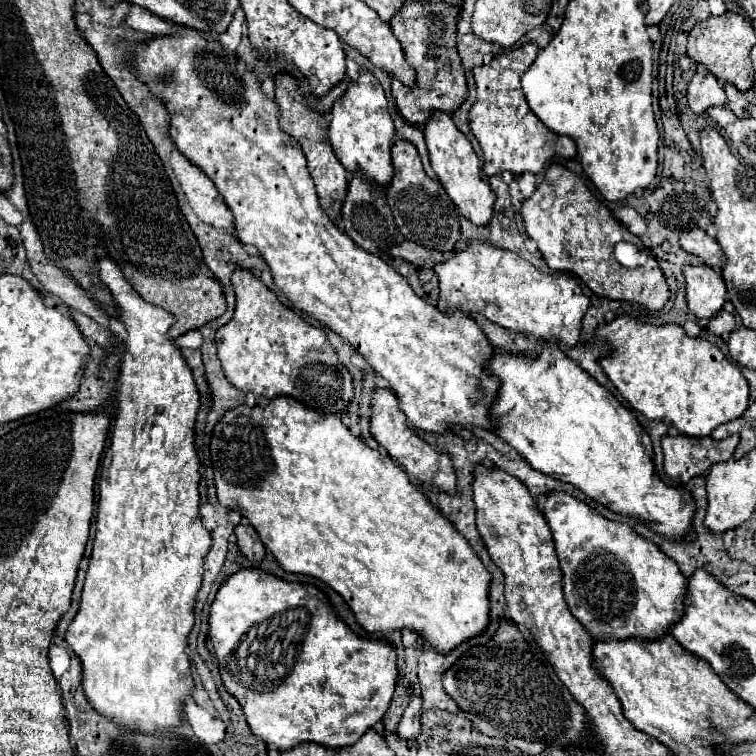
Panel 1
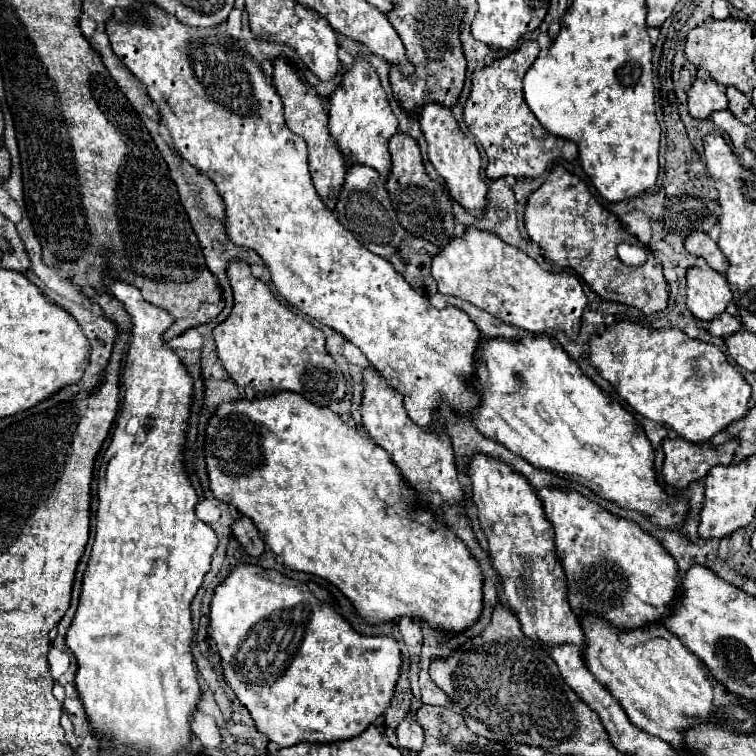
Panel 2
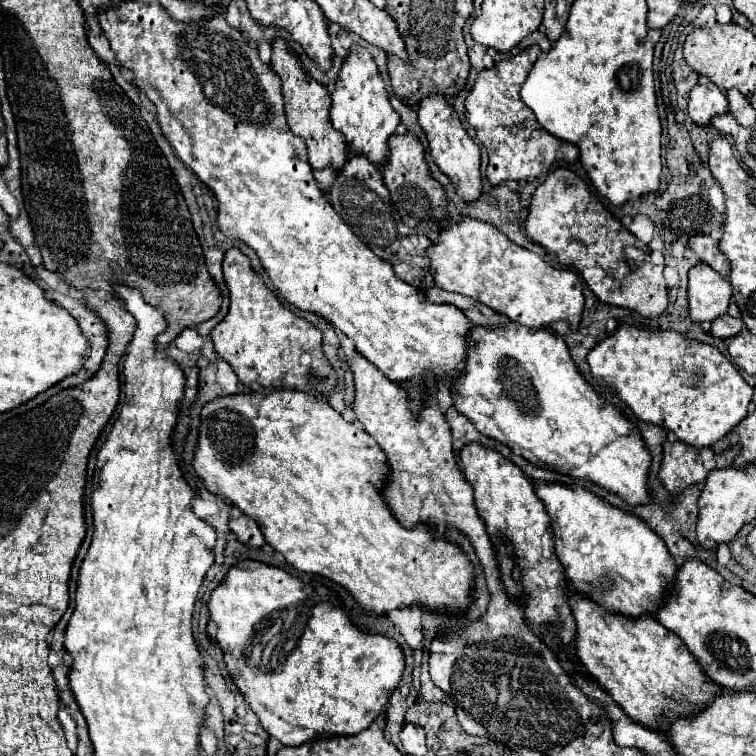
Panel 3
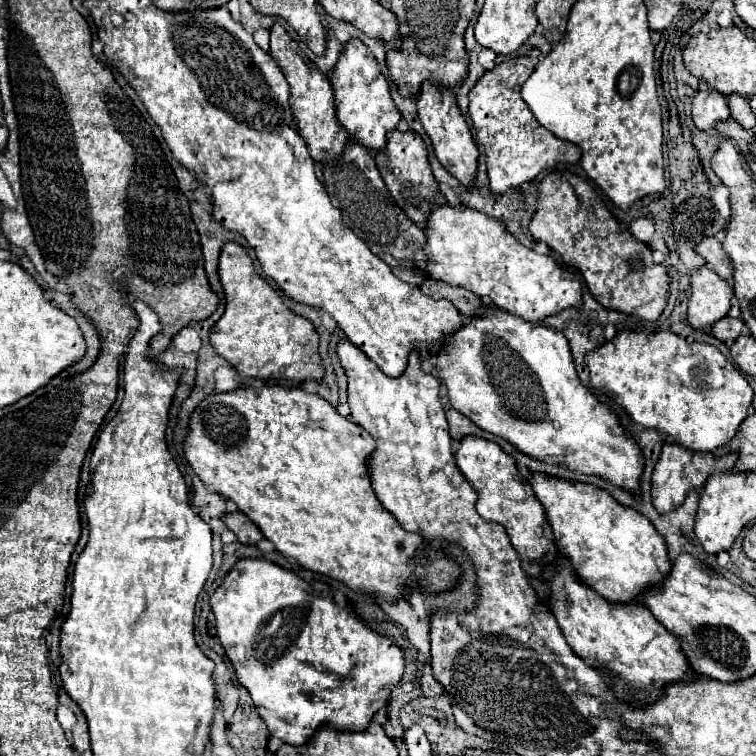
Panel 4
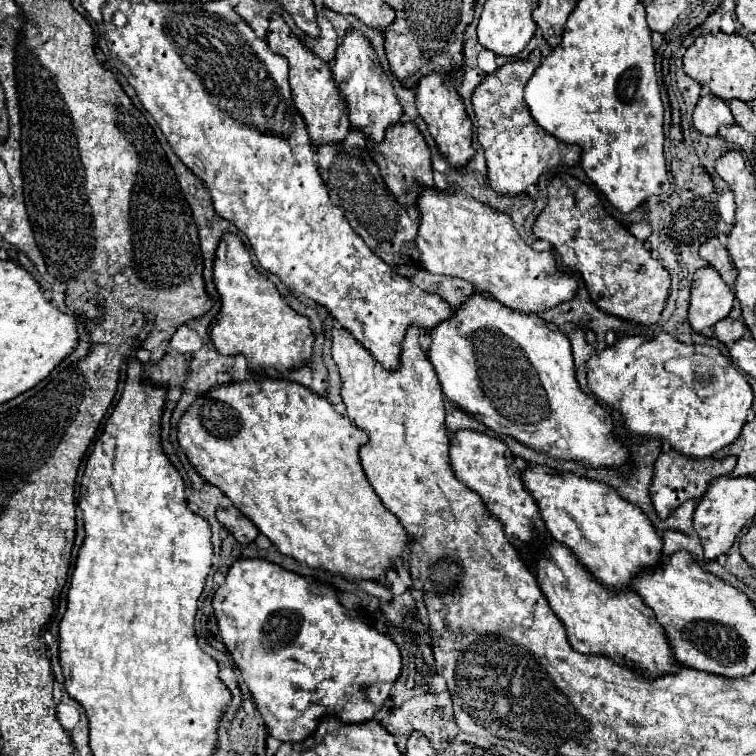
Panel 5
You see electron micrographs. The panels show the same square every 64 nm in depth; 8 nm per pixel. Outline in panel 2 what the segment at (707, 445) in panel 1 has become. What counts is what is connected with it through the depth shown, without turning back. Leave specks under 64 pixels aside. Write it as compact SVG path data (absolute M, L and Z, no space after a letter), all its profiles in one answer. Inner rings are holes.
M664 438L664 468L662 476L672 488L686 488L690 482L700 480L708 474L708 470L716 464L730 464L738 440L724 442L714 446L710 442L694 444L684 438Z

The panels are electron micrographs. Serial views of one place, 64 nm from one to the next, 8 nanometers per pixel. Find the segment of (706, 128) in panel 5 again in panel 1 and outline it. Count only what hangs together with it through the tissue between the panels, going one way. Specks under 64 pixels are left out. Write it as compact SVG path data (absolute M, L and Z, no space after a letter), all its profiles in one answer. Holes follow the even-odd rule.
M698 70L688 82L688 106L692 112L702 114L710 106L726 104L726 94L722 90L722 82L708 70Z

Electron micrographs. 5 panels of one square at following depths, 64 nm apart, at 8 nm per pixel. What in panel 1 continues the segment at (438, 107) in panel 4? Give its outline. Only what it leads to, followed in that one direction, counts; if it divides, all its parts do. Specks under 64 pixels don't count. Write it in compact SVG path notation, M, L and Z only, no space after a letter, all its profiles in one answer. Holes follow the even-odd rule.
M434 112L428 118L426 128L424 128L424 136L426 136L432 168L438 176L438 180L442 182L442 186L446 188L448 196L452 198L456 208L460 210L460 216L464 216L466 220L470 220L476 226L488 224L488 220L492 218L496 194L492 192L490 184L482 178L478 156L474 154L468 138L454 126L452 116L446 112Z

